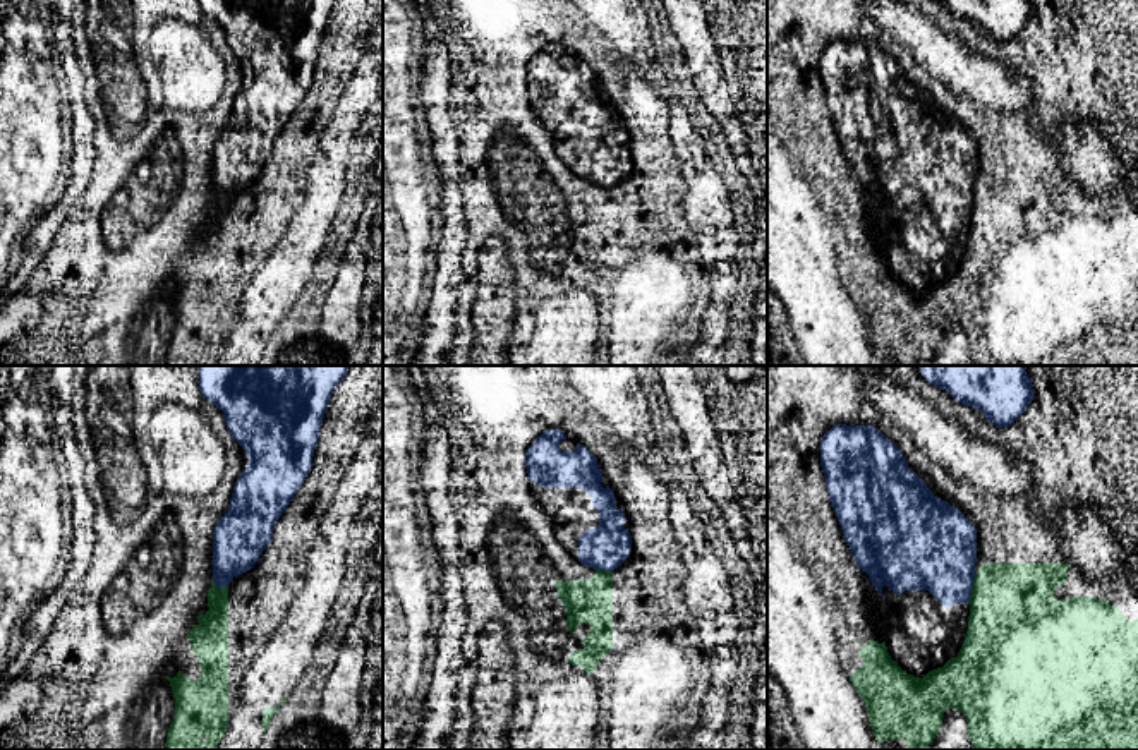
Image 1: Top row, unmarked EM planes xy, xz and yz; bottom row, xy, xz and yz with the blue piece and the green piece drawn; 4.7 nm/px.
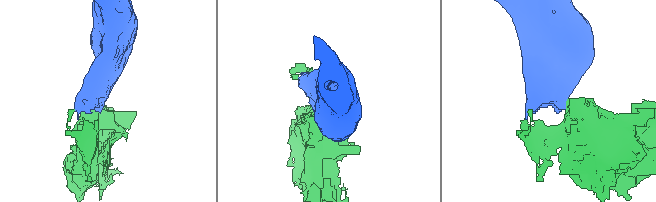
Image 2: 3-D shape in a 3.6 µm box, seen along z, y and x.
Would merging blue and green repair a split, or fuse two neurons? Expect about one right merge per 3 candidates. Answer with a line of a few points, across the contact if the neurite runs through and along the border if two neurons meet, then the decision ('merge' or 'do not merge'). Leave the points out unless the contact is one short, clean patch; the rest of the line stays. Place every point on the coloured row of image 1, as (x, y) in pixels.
do not merge

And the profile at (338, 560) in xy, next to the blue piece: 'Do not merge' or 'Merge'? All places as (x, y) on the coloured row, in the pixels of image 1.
Do not merge

